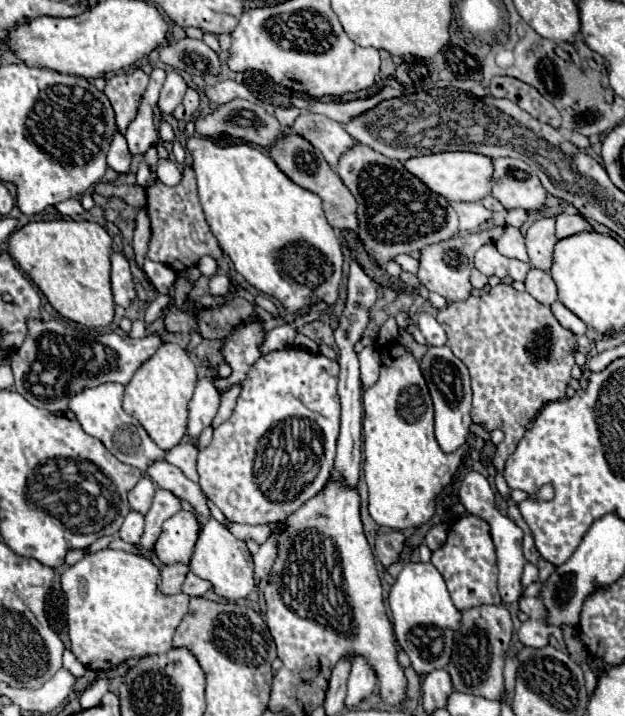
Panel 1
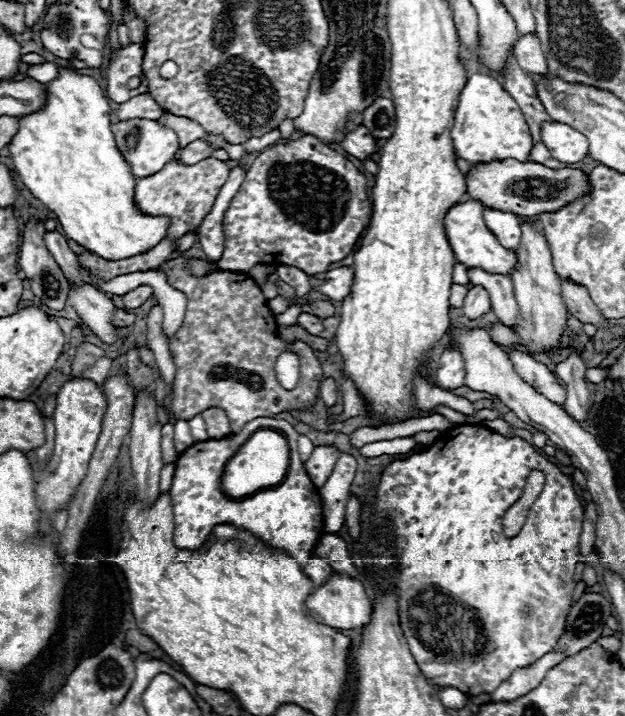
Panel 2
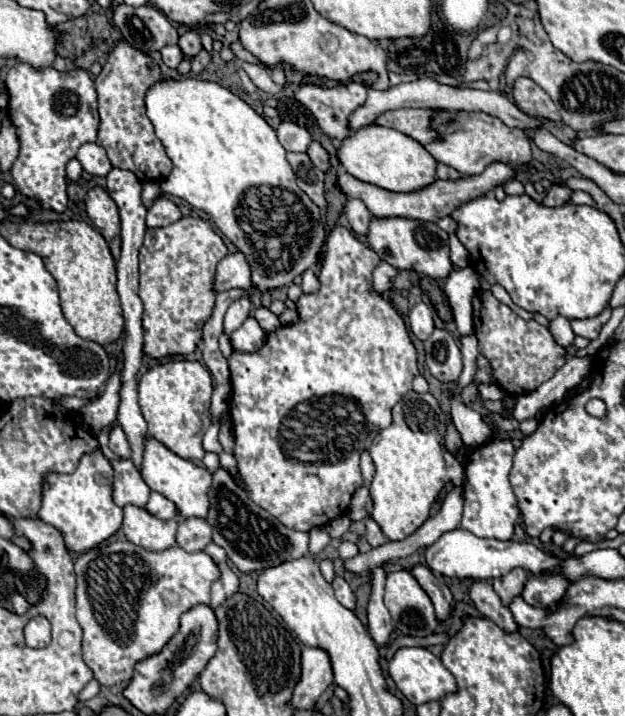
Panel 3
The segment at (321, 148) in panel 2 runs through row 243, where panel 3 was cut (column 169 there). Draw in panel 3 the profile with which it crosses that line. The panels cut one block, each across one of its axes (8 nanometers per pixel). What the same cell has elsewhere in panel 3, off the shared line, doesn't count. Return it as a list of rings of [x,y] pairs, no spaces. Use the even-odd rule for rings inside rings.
[[[184,216],[164,228],[148,228],[140,248],[140,290],[144,304],[142,352],[152,358],[188,356],[196,350],[202,328],[210,318],[216,302],[214,276],[216,264],[228,254],[220,234],[208,220]]]

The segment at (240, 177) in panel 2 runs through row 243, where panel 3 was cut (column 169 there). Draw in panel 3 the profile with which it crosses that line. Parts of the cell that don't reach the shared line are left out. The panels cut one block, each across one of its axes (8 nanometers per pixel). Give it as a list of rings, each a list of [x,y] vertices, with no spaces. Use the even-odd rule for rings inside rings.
[[[158,196],[154,200],[154,204],[148,208],[148,216],[146,216],[146,226],[148,228],[162,228],[168,226],[172,222],[176,222],[180,218],[180,210],[174,202]]]

